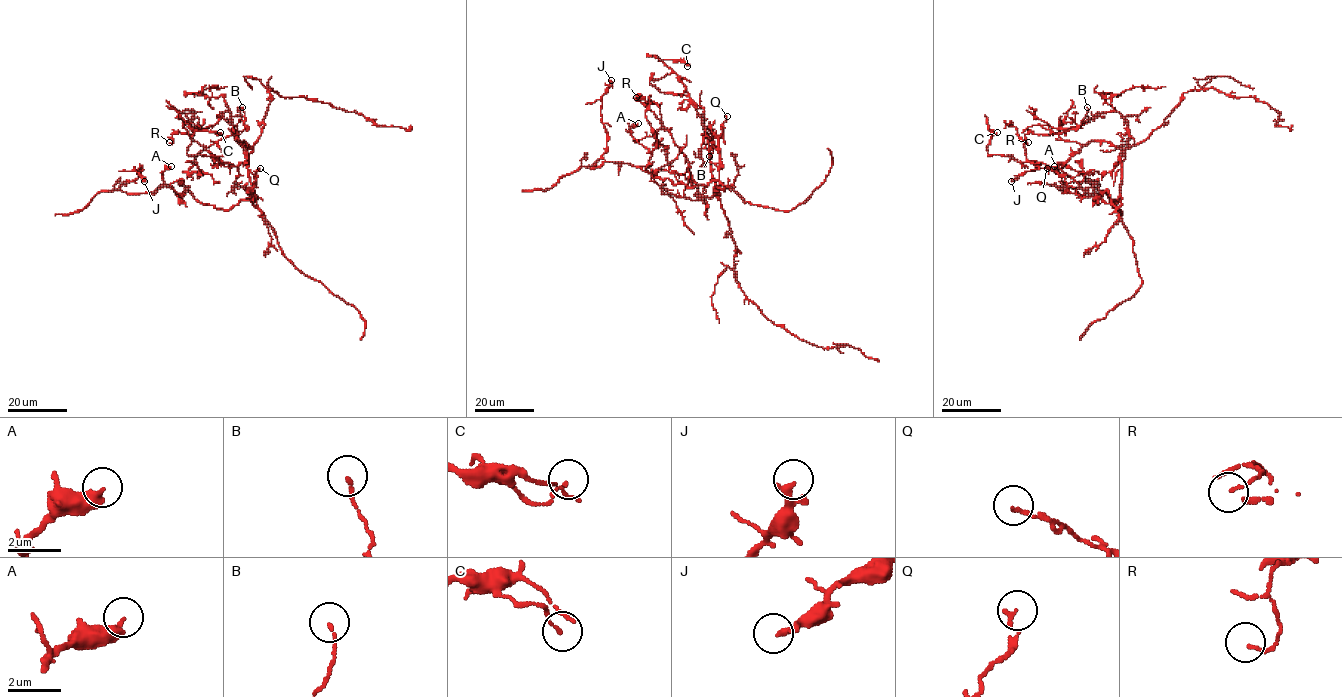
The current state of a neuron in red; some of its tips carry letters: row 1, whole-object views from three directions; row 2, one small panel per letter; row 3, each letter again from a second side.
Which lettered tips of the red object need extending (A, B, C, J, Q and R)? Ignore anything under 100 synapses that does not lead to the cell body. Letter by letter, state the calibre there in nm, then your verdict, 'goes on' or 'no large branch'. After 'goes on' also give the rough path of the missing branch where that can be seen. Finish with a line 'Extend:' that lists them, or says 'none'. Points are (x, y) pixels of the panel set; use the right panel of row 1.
A: calibre 400 nm; no large branch
B: calibre 120 nm; no large branch
C: calibre 110 nm; no large branch
J: calibre 170 nm; no large branch
Q: calibre 140 nm; no large branch
R: calibre 110 nm; no large branch
Extend: none

